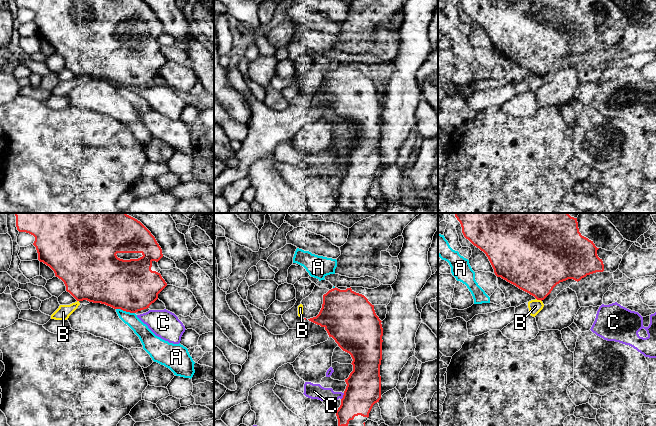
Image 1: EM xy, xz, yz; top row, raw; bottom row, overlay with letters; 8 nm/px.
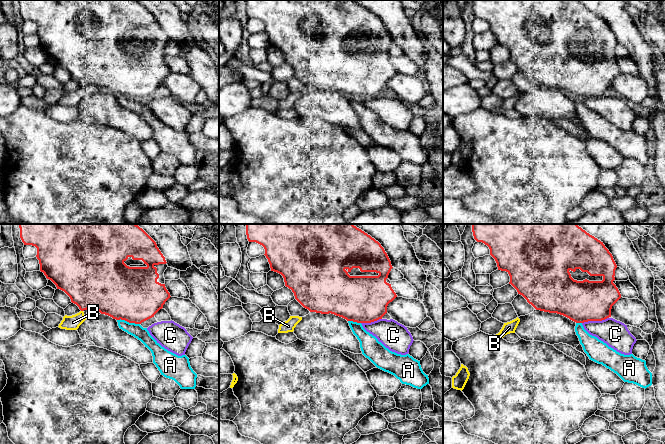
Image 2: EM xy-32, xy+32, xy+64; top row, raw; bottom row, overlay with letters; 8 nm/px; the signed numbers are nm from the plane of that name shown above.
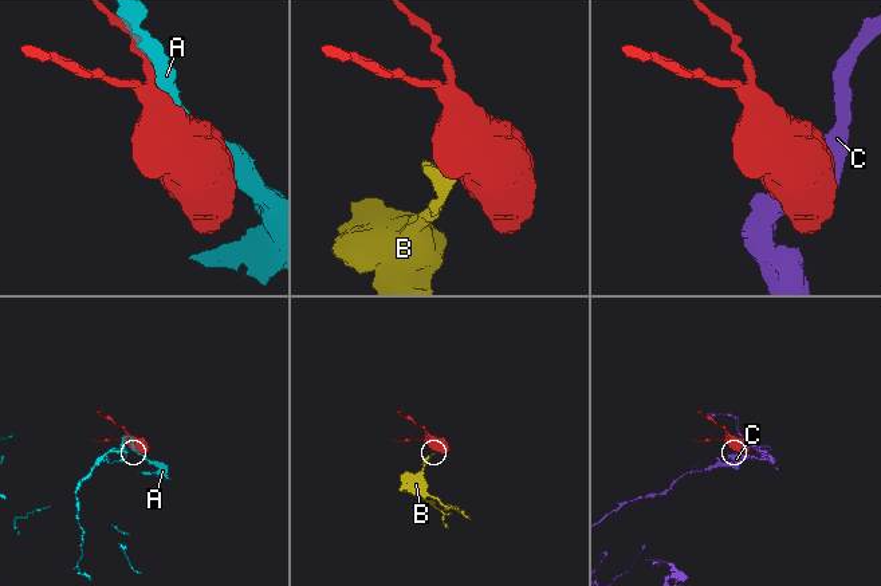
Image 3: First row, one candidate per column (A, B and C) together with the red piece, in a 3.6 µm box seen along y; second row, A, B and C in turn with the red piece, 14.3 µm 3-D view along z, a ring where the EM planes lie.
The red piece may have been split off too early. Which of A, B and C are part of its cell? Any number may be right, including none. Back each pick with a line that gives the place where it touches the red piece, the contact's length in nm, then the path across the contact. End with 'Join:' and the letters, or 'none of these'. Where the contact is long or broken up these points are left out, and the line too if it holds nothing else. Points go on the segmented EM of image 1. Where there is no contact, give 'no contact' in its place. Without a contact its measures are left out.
Join: none of these

